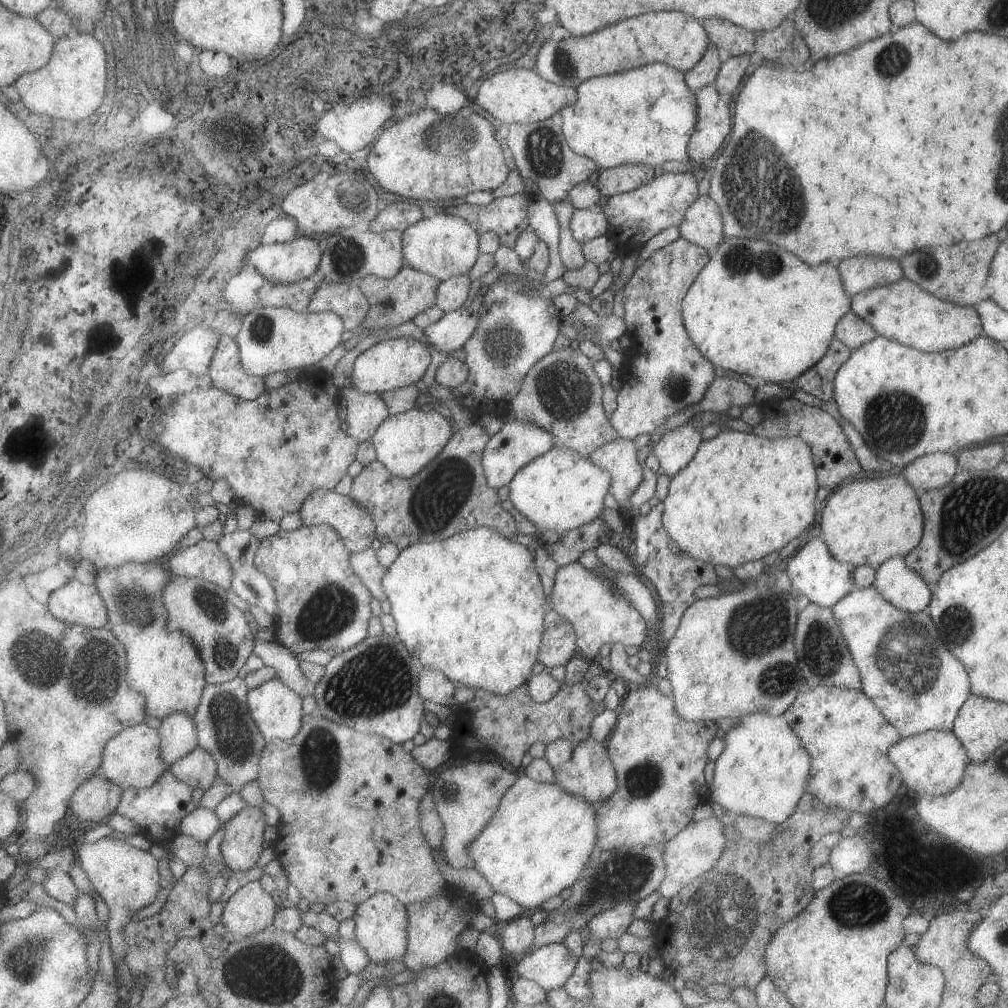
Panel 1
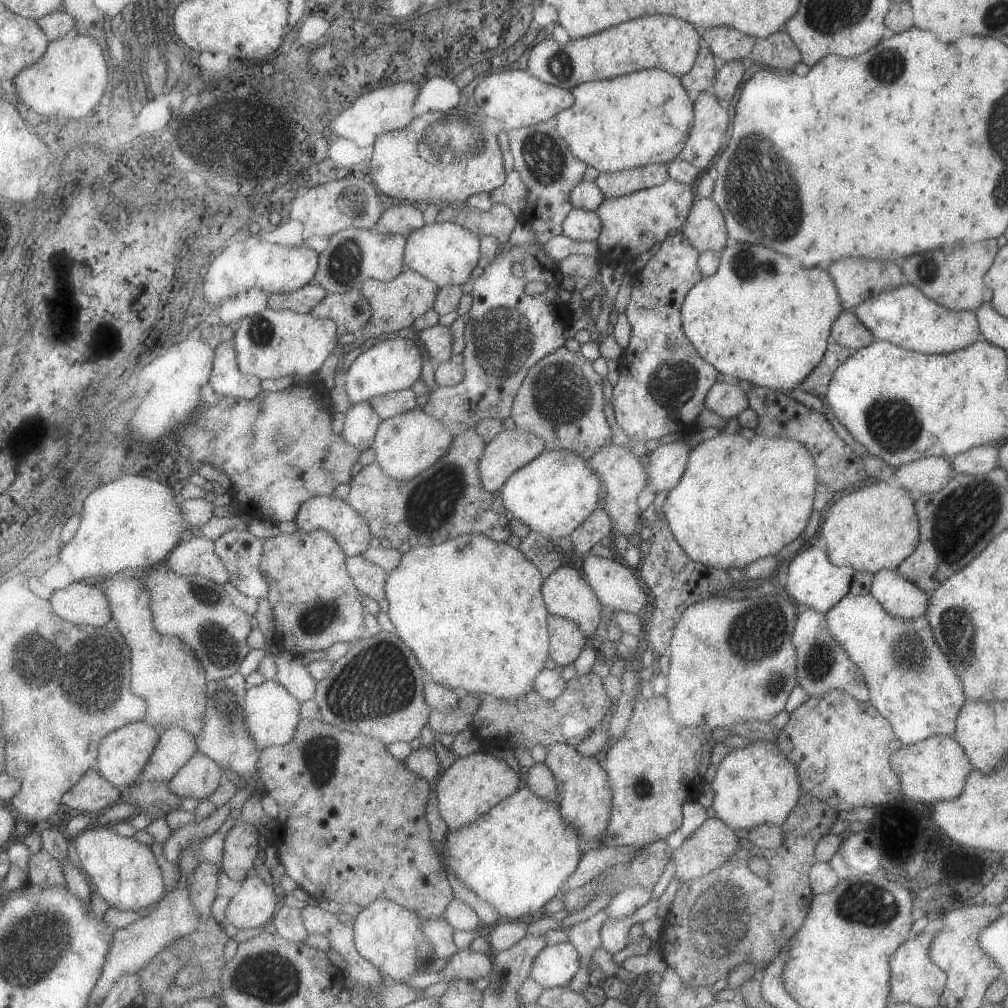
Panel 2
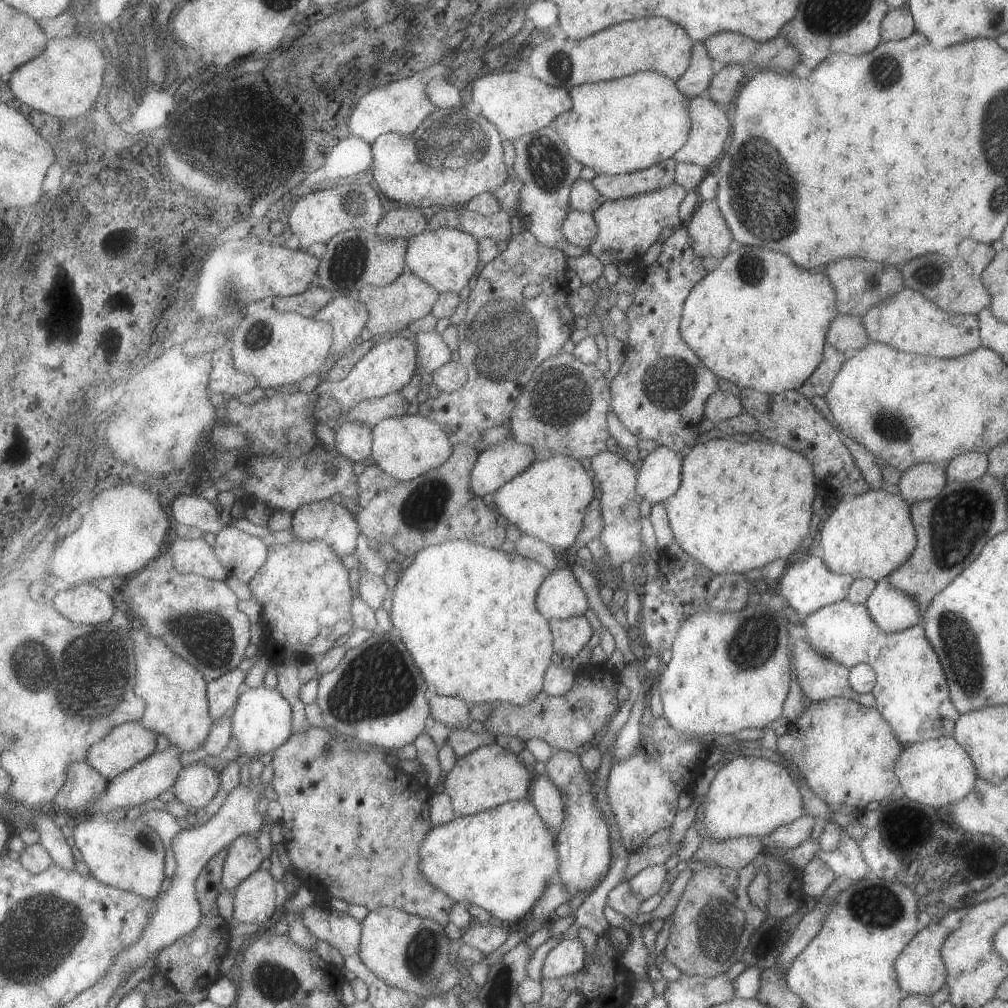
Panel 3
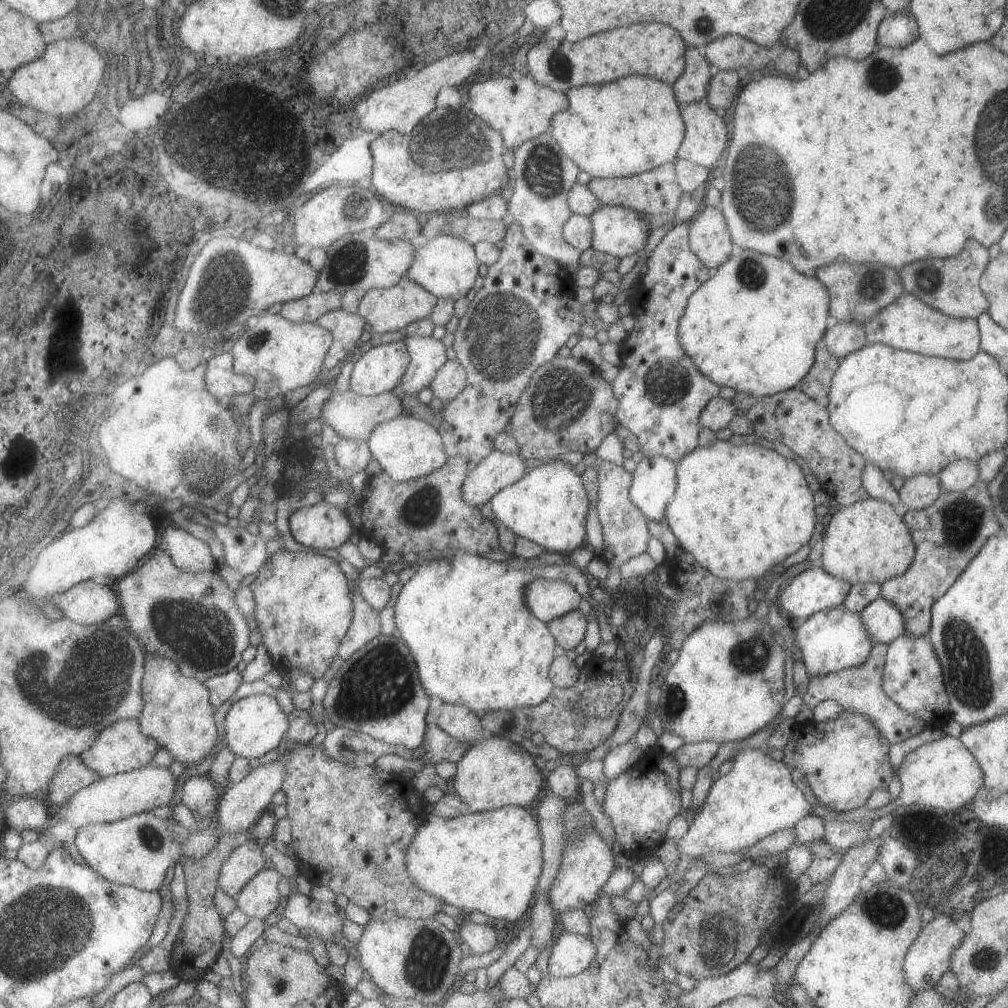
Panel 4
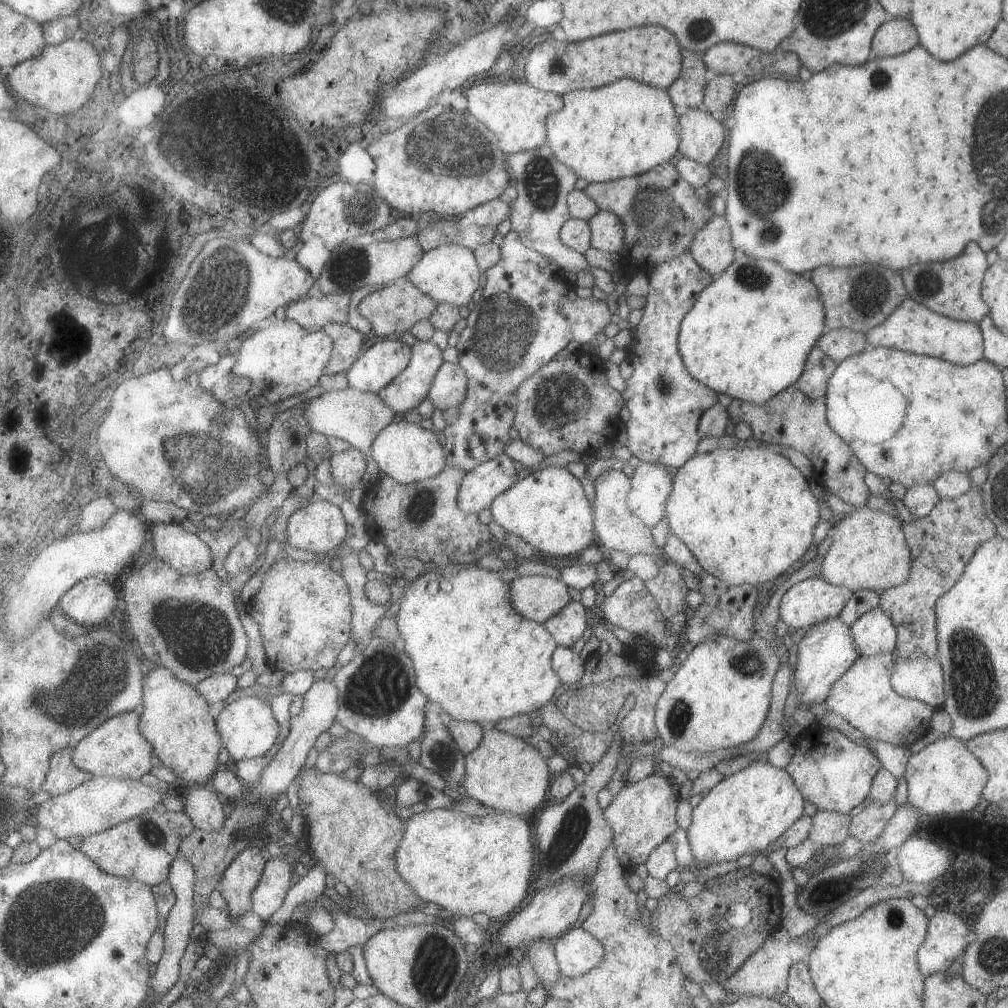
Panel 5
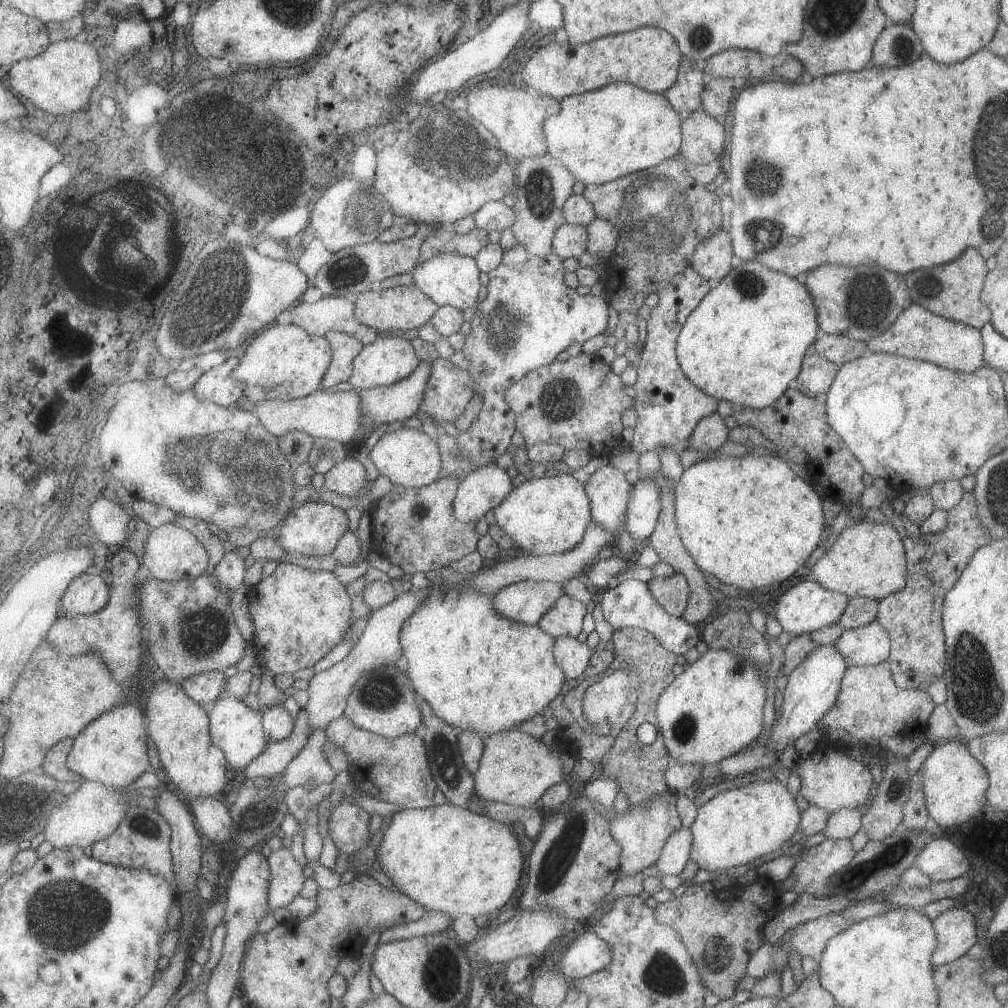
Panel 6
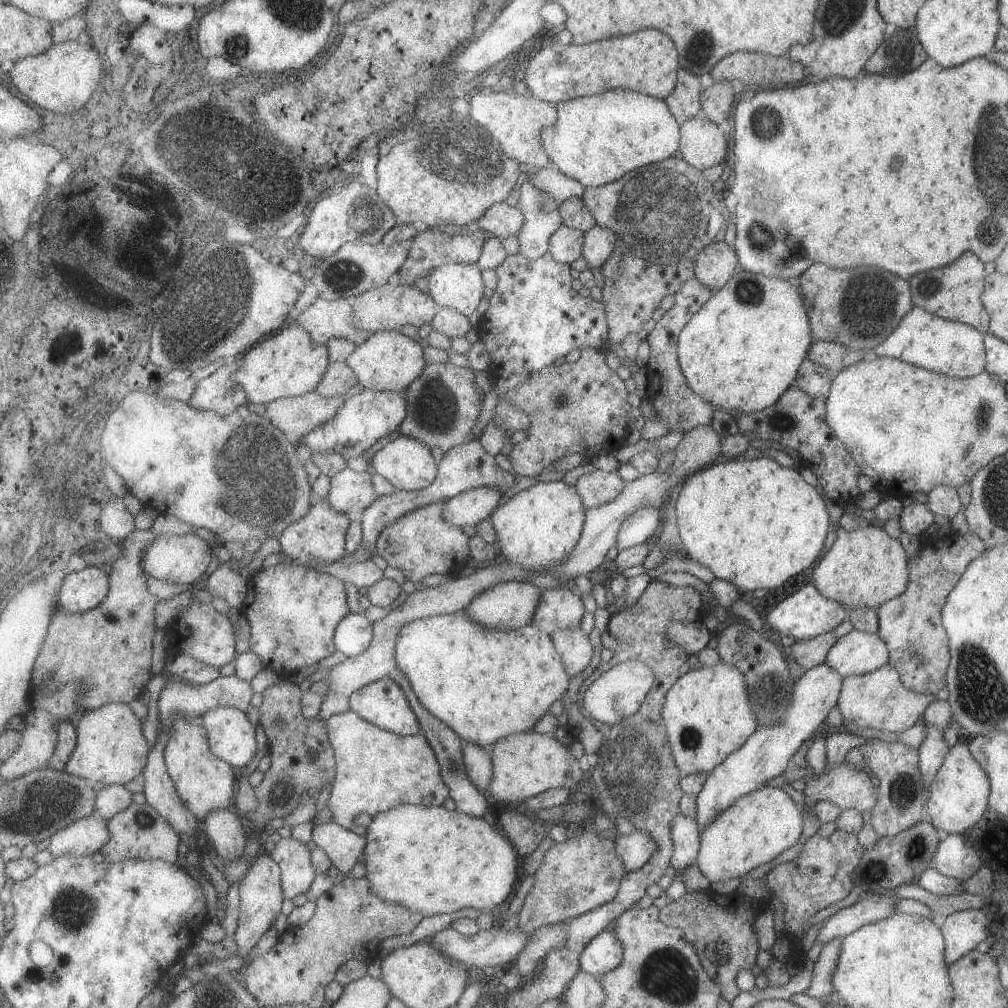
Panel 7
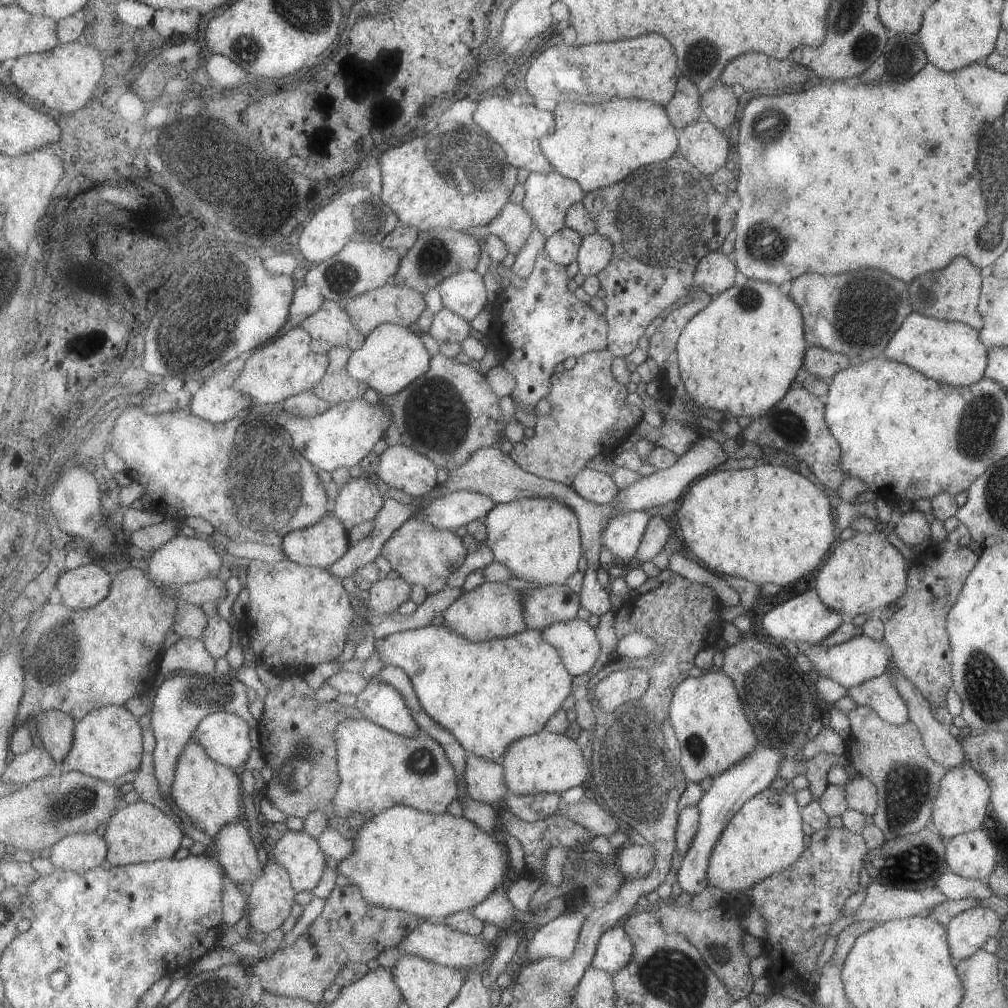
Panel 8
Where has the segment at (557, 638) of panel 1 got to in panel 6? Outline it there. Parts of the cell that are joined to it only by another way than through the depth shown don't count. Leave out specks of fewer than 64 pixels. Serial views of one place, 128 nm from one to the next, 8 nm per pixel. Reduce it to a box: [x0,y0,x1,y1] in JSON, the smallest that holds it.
[539,594,587,637]

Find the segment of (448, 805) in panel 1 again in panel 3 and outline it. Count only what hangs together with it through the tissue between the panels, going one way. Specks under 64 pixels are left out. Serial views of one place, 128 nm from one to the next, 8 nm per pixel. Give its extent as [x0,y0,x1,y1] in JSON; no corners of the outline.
[444,743,535,816]

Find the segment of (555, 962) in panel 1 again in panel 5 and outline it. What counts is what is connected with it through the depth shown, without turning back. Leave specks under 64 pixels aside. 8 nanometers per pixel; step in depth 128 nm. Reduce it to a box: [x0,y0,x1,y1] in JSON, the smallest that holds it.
[555,926,604,977]

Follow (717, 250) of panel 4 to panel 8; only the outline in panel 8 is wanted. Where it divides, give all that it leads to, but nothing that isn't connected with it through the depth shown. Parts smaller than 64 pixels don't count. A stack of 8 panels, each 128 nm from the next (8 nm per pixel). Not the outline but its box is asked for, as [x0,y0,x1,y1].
[693,250,737,296]

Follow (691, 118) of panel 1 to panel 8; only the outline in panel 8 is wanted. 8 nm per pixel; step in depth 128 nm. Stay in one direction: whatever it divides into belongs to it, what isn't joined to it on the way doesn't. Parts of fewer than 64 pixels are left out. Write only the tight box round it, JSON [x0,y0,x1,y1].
[540,98,678,194]

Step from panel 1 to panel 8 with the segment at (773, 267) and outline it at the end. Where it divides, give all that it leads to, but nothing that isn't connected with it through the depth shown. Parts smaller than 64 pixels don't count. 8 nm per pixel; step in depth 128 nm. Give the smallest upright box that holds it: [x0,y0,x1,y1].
[676,279,808,419]

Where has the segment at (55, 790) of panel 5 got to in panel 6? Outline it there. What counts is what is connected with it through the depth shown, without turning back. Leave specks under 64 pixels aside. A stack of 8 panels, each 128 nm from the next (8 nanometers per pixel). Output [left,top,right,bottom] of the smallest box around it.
[42,737,85,784]

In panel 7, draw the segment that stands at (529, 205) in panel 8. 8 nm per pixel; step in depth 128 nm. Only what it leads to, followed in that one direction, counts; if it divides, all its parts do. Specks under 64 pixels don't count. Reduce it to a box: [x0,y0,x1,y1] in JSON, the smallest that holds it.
[532,164,586,206]

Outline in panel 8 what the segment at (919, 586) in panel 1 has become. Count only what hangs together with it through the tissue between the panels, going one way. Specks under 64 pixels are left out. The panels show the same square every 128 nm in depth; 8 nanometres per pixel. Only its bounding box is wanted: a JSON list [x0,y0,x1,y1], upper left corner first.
[796,634,889,690]

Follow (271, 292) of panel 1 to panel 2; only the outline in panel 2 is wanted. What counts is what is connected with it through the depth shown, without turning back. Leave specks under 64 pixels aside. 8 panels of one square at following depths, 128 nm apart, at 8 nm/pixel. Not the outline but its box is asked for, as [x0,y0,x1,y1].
[269,283,329,313]

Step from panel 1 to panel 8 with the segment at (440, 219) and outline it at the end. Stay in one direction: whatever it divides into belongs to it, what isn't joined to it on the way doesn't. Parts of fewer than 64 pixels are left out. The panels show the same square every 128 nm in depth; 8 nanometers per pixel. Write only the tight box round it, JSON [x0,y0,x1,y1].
[439,271,489,322]

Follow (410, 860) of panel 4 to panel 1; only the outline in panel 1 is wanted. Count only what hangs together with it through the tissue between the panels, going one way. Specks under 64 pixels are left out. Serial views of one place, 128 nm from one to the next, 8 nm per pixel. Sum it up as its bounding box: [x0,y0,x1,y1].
[468,771,595,914]

